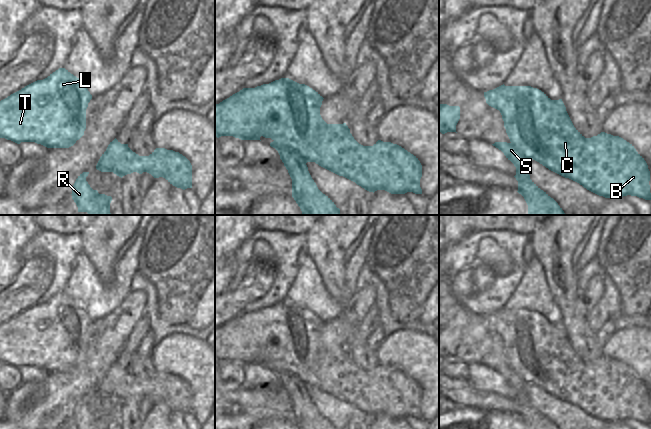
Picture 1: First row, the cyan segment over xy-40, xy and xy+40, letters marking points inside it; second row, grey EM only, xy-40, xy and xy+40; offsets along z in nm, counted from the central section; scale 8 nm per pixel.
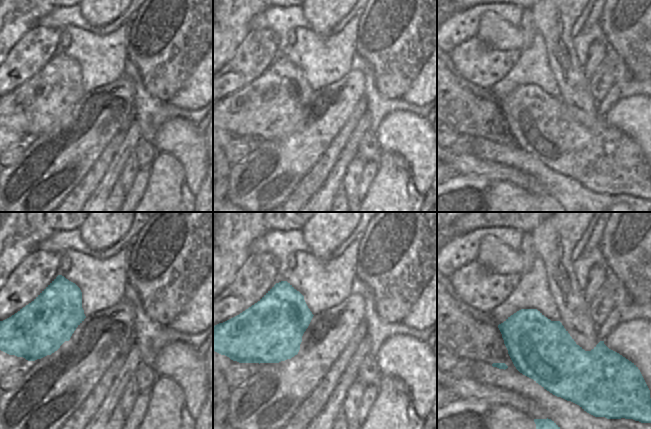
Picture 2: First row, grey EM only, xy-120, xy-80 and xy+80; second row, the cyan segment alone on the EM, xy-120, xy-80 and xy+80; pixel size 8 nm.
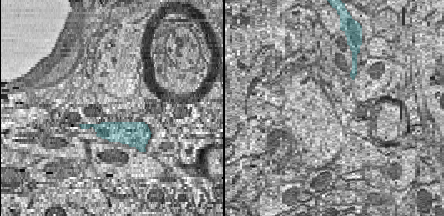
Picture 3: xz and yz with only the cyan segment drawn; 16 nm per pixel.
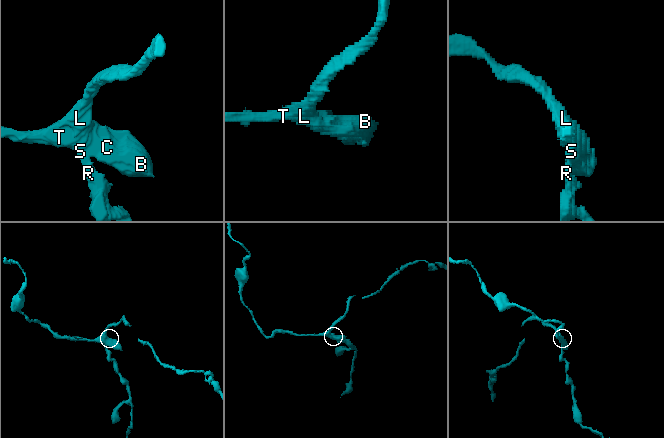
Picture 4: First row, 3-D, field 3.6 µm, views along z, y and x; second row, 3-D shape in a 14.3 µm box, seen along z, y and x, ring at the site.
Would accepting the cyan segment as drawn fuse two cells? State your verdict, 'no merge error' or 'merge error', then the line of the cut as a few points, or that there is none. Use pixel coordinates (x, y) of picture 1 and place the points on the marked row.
merge error | xy (308, 161), (298, 157), (294, 161), (287, 161), (284, 164)

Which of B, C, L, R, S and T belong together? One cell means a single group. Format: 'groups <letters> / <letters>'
groups B C L S T / R

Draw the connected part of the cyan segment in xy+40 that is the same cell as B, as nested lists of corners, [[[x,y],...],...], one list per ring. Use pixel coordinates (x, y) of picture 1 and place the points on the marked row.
[[[505,86],[484,92],[486,103],[499,110],[510,142],[492,144],[512,163],[531,158],[549,170],[569,178],[605,198],[631,195],[651,200],[650,171],[634,146],[619,136],[601,132],[585,138],[573,125],[562,101],[551,100],[531,86]]]

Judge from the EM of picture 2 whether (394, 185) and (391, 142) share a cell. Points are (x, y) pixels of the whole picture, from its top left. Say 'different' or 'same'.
different

